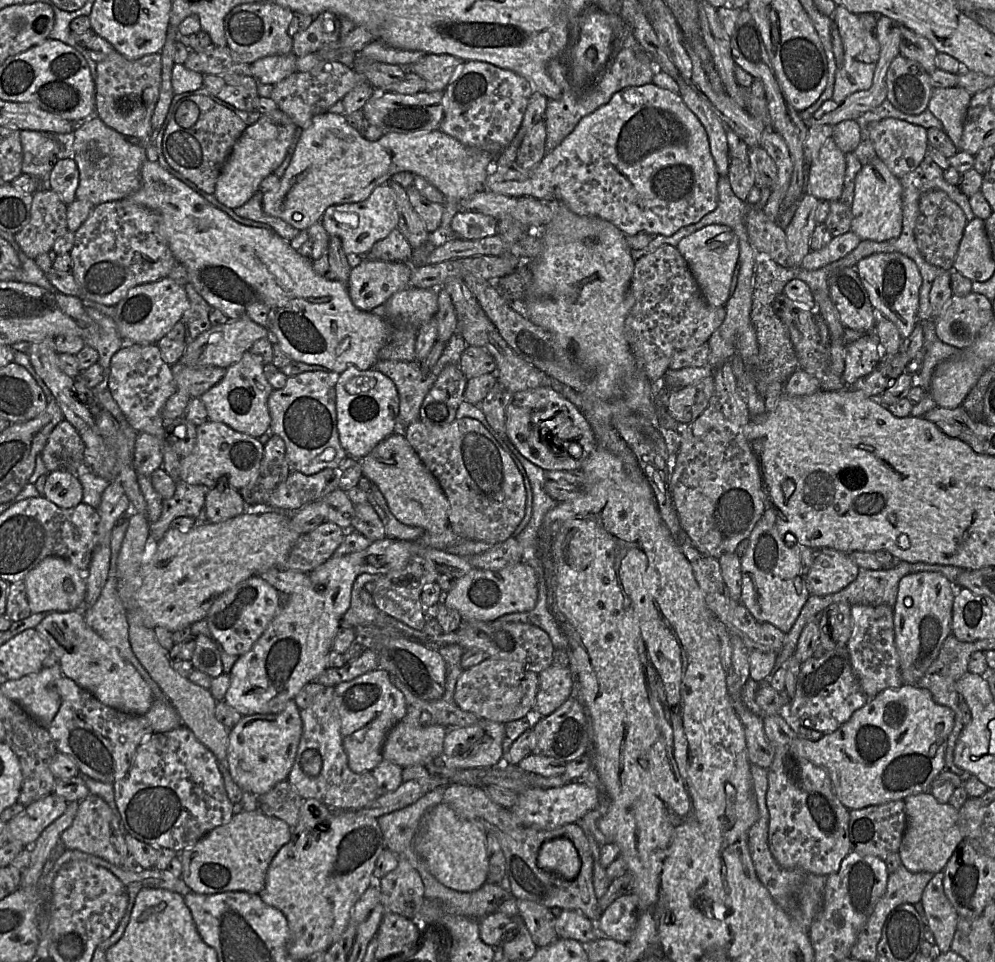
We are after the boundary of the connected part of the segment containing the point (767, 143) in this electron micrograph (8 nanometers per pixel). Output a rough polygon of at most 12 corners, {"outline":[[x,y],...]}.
{"outline":[[763,131],[759,146],[777,167],[773,188],[784,197],[793,173],[788,146],[781,135]]}

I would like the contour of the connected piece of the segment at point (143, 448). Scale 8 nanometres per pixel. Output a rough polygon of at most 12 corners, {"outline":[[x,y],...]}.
{"outline":[[138,432],[133,467],[150,477],[163,466],[163,442]]}

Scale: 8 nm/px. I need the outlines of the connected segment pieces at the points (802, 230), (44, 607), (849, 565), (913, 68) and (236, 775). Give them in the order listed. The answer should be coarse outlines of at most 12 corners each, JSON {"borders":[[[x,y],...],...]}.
{"borders":[[[805,194],[785,229],[787,267],[811,251],[819,200]],[[49,556],[24,579],[31,613],[80,612],[85,574]],[[820,550],[805,576],[810,594],[836,593],[857,578],[848,553]],[[899,54],[886,73],[888,100],[917,115],[928,109],[930,74]],[[294,699],[242,716],[227,763],[243,791],[287,780],[302,733]]]}

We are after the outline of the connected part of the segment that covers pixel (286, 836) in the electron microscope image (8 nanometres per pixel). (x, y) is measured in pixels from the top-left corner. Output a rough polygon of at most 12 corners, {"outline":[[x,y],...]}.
{"outline":[[238,810],[178,854],[195,893],[259,894],[290,838]]}

